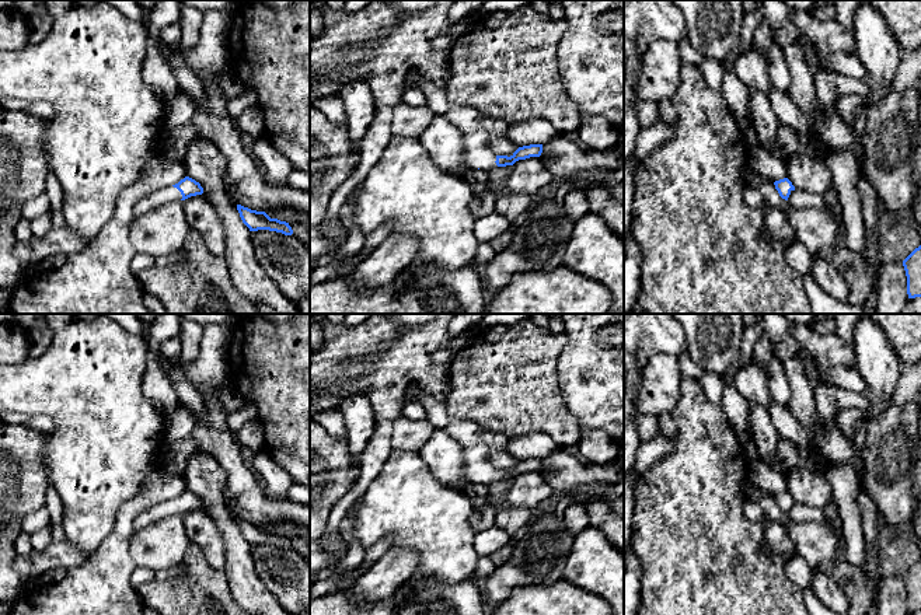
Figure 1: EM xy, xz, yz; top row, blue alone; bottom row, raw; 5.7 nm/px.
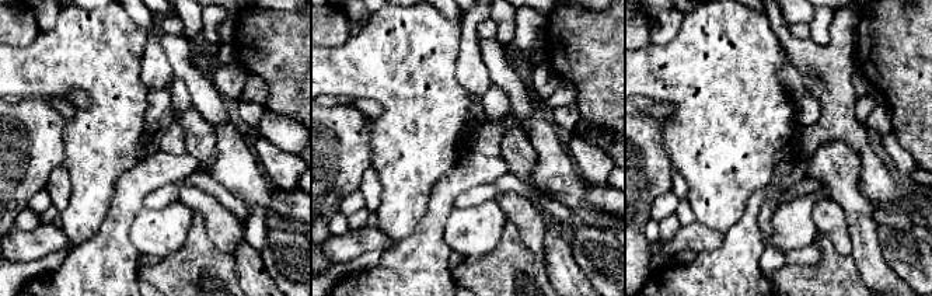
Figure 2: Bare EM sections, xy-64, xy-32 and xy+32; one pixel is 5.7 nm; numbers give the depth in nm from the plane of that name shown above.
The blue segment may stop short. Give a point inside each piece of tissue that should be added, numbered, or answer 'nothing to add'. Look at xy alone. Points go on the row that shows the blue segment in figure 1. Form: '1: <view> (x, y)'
1: xy (161, 196)

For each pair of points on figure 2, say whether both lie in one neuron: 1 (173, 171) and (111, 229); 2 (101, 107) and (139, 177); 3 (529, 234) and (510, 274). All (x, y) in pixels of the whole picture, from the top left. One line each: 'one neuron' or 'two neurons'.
1: one neuron
2: two neurons
3: two neurons

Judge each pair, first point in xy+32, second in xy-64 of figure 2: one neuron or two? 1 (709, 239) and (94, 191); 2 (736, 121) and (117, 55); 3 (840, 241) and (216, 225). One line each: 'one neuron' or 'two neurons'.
1: two neurons
2: one neuron
3: one neuron

